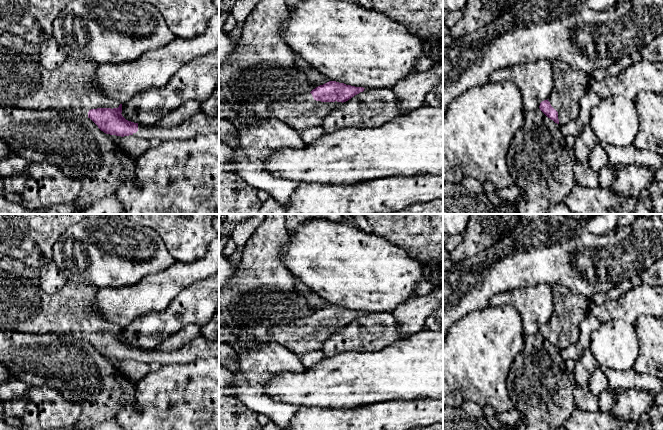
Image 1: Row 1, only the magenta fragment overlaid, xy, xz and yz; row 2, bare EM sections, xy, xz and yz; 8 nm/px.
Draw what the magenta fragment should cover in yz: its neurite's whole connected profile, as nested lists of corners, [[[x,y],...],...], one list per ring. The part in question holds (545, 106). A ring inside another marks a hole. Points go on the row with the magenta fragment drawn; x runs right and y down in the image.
[[[551,61],[554,75],[554,89],[547,100],[540,103],[540,110],[555,123],[560,126],[578,119],[580,110],[580,100],[586,93],[591,76],[570,67],[561,61]]]

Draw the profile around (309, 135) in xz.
[[[322,126],[310,127],[301,132],[301,137],[303,141],[309,145],[322,137],[325,133],[326,132]]]

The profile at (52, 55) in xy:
[[[52,36],[40,46],[40,61],[46,69],[56,69],[67,58],[65,50]]]

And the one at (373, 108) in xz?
[[[378,88],[360,92],[333,108],[321,126],[326,133],[347,127],[380,127],[408,113],[400,109],[400,102],[391,88]]]

